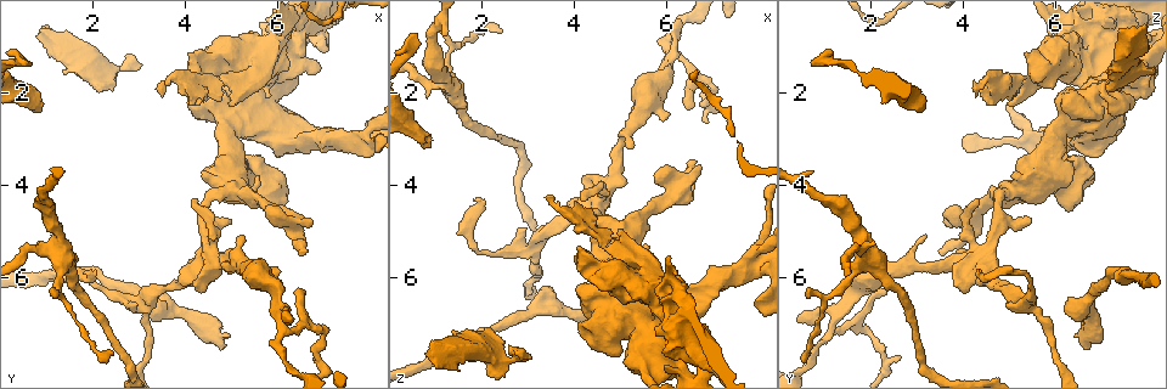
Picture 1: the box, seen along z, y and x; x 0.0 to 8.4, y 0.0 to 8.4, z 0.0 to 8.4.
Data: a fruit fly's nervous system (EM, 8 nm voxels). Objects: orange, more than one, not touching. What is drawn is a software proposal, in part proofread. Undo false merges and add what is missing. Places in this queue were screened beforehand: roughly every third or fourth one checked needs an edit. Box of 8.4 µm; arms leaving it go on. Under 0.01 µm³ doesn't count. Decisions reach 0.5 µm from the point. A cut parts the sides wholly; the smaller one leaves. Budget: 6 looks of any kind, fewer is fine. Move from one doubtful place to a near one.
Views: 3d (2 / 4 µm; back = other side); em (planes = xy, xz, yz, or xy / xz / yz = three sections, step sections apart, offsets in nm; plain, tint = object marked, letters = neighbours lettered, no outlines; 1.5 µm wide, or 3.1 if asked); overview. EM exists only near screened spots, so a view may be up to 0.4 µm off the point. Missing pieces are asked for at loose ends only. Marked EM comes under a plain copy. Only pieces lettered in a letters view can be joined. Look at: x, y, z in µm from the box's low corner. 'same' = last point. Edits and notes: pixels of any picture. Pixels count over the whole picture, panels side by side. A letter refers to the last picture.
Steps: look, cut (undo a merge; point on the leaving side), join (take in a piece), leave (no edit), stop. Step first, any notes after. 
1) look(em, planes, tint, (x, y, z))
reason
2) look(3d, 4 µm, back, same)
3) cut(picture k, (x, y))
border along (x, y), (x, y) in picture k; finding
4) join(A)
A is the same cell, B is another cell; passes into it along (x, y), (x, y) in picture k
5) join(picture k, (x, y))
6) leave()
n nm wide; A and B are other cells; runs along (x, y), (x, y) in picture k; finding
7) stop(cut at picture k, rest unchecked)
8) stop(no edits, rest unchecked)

look(3d, 2 µm, back, (6.10, 7.05, 1.20))
two arms at a narrow angle

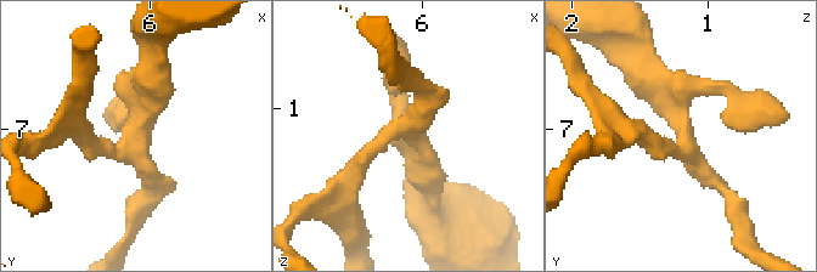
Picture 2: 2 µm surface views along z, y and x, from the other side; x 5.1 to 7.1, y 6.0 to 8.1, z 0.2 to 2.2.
look(em, xz, step 4, tint, (6.12, 7.10, 1.16))
shape alone is not enough

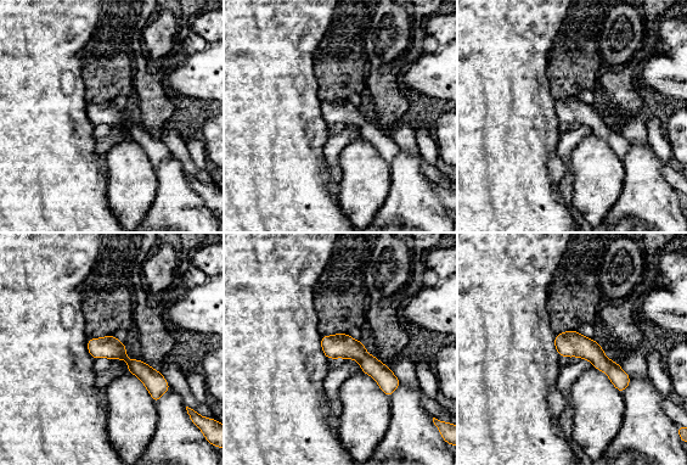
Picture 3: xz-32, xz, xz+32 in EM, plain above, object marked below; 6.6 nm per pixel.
look(em, xz, step 4, letters, same)

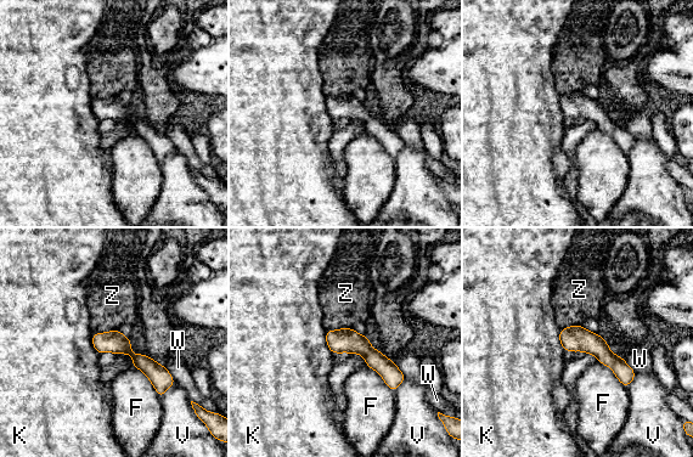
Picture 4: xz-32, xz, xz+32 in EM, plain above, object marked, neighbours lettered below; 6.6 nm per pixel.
leave()
140 nm wide; F, K, V, W and Z are other cells; border along (117, 328), (110, 332), (93, 333) in picture 4; one neuron here

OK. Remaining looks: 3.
look(3d, 2 µm, (0.85, 2.35, 3.20))
thick end

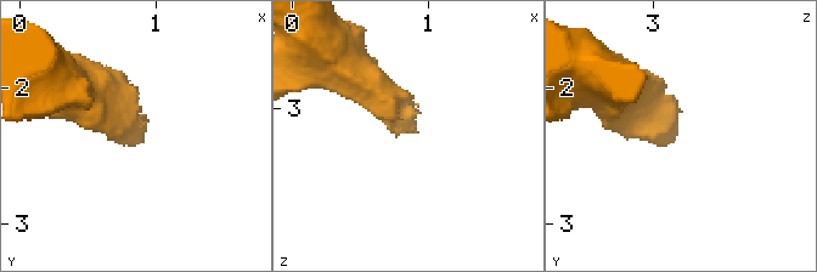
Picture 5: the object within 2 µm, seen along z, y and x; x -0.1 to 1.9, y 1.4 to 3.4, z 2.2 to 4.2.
look(em, xz, step 8, letters, (0.90, 2.32, 3.20))

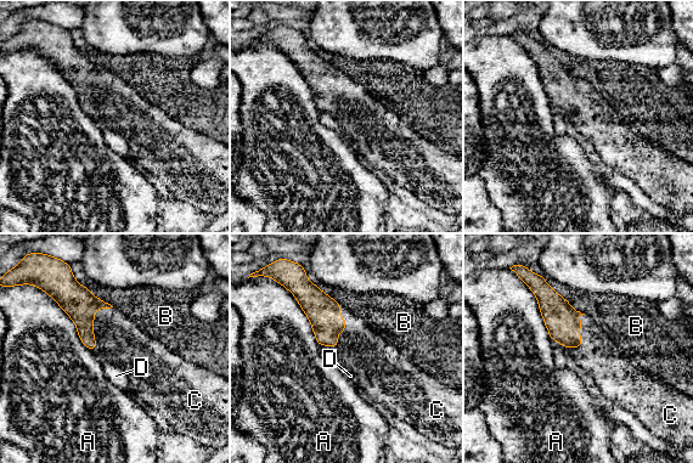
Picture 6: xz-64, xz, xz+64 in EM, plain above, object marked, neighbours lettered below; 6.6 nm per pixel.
join(C)
C is the same cell, A, B and D are other cells; the neuron continues

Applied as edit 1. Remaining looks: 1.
stop(join at picture 6, rest unchecked)

